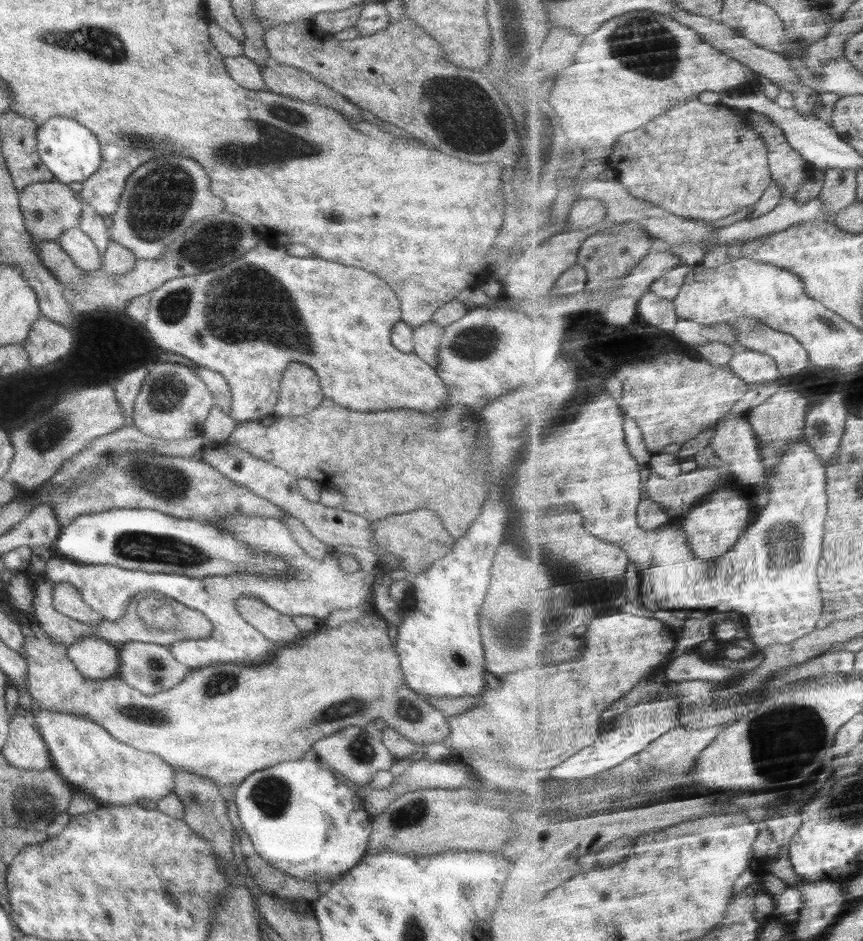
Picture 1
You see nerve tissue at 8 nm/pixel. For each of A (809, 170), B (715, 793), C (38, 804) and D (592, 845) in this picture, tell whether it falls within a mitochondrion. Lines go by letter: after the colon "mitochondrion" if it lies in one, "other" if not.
A: other
B: other
C: mitochondrion
D: other

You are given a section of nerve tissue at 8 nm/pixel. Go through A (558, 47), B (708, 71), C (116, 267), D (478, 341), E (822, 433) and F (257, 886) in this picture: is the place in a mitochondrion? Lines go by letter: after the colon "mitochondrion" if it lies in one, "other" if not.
A: other
B: other
C: other
D: mitochondrion
E: mitochondrion
F: other

